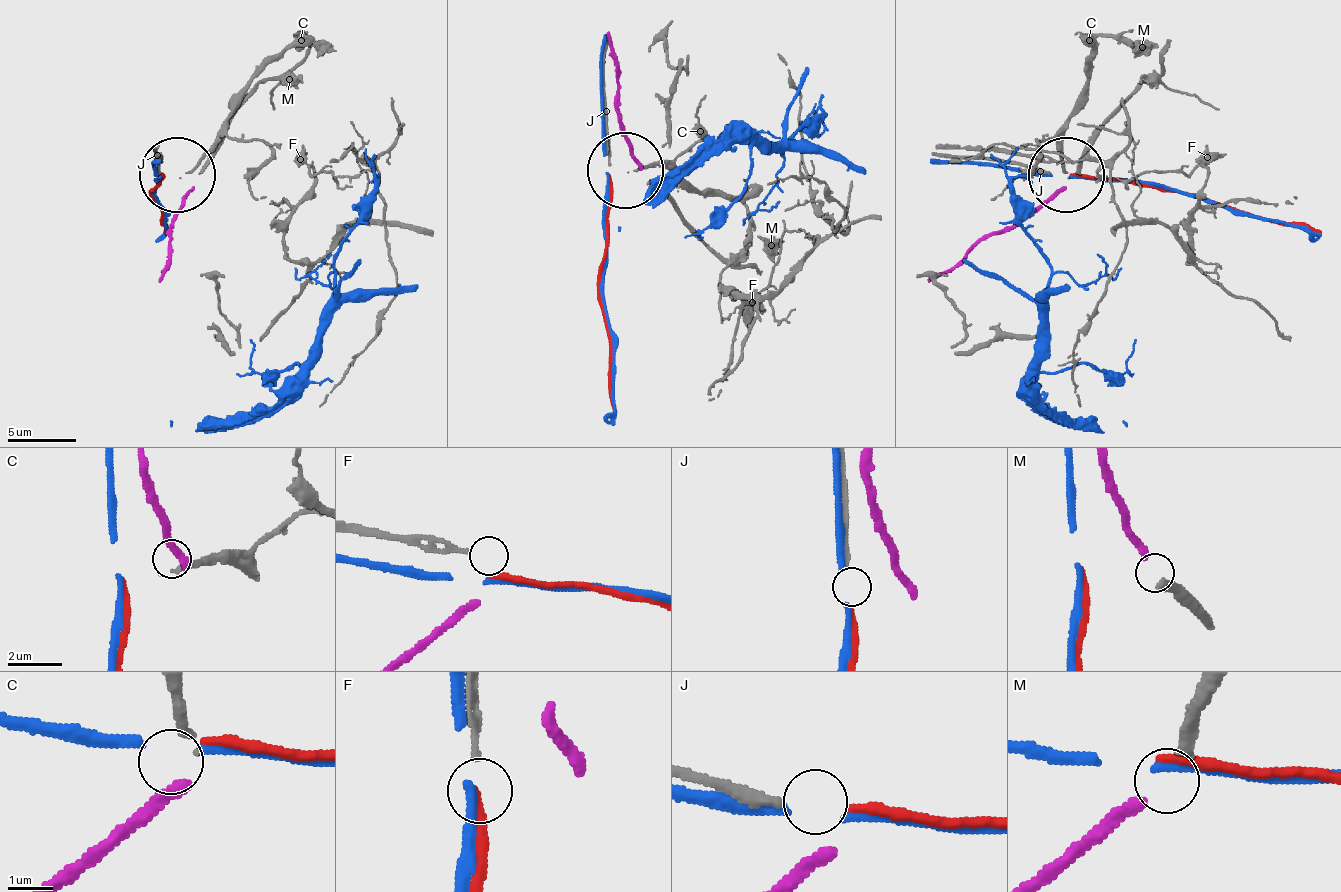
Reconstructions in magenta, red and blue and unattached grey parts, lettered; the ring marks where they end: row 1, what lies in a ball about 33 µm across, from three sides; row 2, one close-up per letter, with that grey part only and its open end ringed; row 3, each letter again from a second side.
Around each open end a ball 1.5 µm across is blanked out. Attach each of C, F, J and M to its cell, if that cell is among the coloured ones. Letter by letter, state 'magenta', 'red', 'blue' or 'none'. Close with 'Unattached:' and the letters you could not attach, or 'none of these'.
C: none
F: none
J: red
M: magenta
Unattached: C, F

